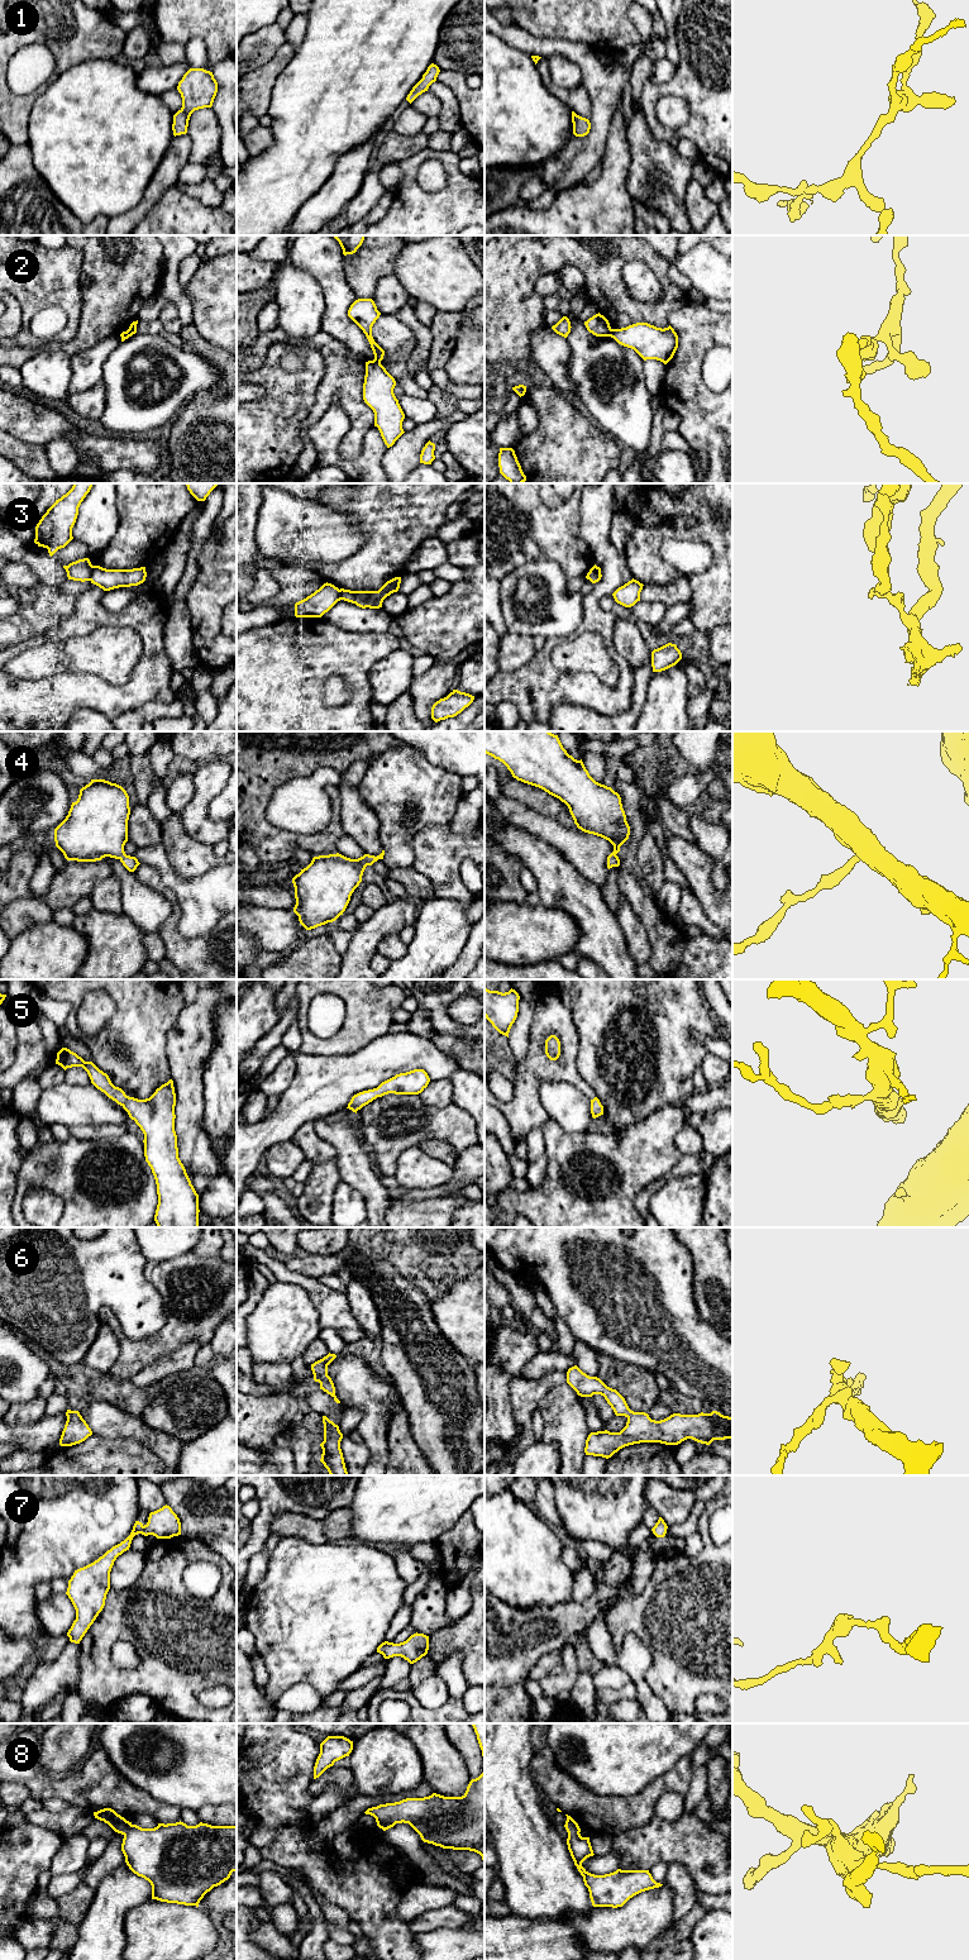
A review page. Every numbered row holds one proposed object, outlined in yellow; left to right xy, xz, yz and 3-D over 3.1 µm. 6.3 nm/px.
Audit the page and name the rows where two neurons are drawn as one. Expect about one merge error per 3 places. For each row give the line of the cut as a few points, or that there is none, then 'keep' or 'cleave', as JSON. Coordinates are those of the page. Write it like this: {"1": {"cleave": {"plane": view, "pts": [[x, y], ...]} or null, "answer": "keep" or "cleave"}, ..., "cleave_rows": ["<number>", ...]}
{"1": {"cleave": null, "answer": "keep"}, "2": {"cleave": {"plane": "yz", "pts": [[612, 329], [609, 335]]}, "answer": "cleave"}, "3": {"cleave": {"plane": "xy", "pts": [[92, 566], [89, 580]]}, "answer": "cleave"}, "4": {"cleave": null, "answer": "keep"}, "5": {"cleave": null, "answer": "keep"}, "6": {"cleave": null, "answer": "keep"}, "7": {"cleave": null, "answer": "keep"}, "8": {"cleave": null, "answer": "keep"}, "cleave_rows": ["2", "3"]}

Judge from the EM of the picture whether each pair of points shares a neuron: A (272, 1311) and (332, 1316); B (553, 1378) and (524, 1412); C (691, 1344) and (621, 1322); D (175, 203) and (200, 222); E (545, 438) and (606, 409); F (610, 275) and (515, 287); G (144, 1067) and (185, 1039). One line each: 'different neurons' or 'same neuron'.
A: different neurons
B: same neuron
C: same neuron
D: same neuron
E: different neurons
F: same neuron
G: different neurons

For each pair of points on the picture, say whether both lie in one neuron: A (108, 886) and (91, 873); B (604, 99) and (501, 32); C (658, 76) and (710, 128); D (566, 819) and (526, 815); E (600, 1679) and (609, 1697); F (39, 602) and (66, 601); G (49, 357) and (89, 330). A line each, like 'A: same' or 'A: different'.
A: different
B: same
C: different
D: different
E: different
F: same
G: different

